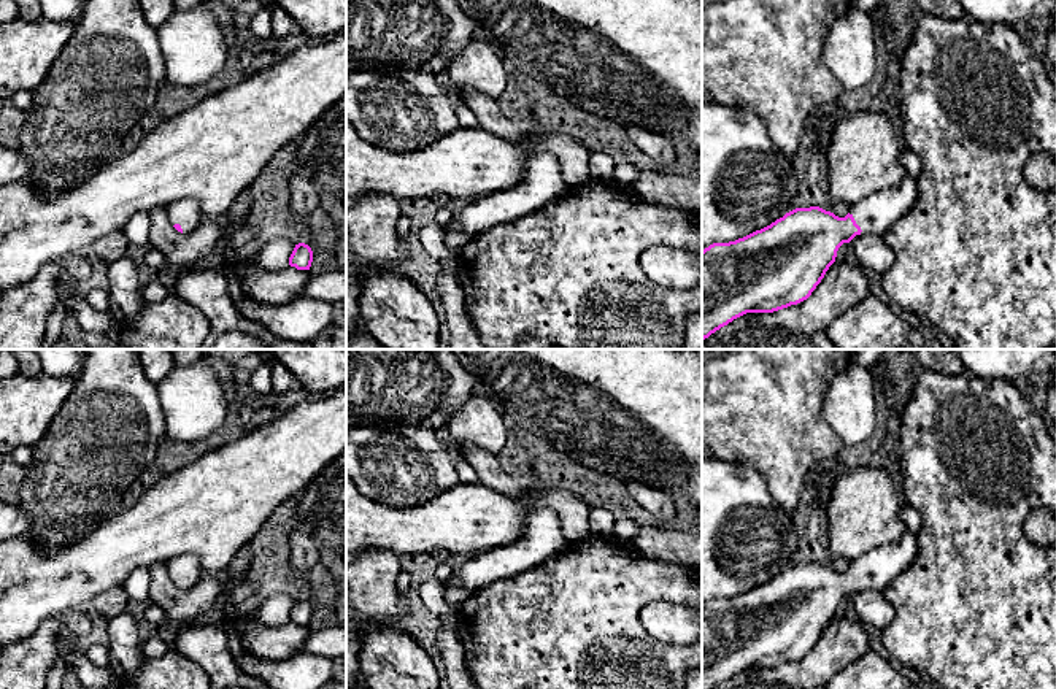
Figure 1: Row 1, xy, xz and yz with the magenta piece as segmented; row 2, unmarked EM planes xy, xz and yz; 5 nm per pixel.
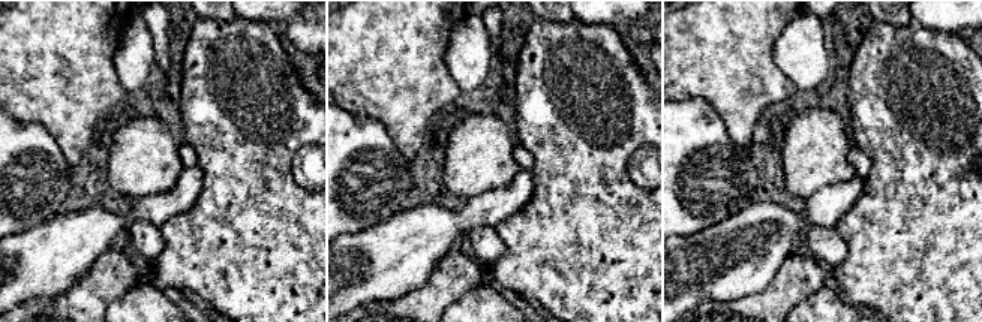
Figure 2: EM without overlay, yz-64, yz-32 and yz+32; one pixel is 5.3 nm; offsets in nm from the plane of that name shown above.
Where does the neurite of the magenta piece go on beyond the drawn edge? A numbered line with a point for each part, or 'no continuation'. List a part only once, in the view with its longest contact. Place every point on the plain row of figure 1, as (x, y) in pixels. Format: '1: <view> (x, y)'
1: yz (875, 569)

